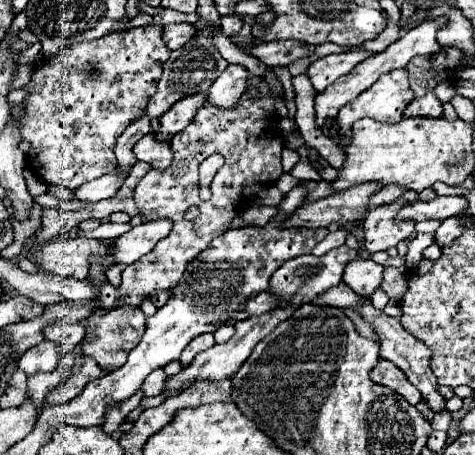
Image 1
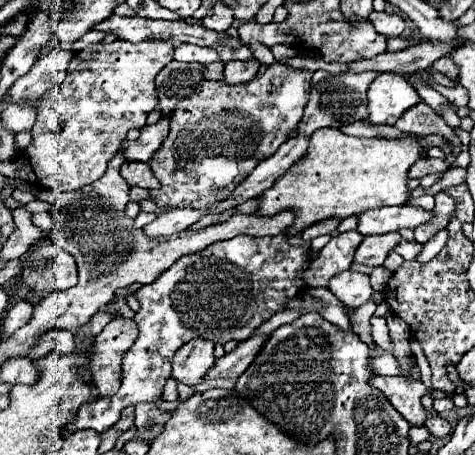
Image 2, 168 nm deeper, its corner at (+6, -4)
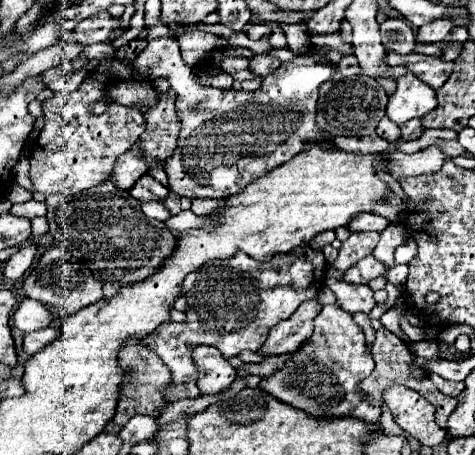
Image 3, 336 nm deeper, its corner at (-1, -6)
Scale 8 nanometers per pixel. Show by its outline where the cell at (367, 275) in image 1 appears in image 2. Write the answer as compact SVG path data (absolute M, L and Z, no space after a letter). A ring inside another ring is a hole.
M345 270L343 274L337 274L331 278L327 286L347 308L359 308L361 304L369 302L373 296L373 288L369 284L369 278L361 272Z

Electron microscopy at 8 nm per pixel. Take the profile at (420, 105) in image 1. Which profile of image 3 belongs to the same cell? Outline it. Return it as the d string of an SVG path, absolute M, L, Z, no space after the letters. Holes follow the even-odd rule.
M412 118L412 120L404 122L404 124L400 124L400 130L402 130L404 140L416 140L416 138L420 138L424 134L420 118Z

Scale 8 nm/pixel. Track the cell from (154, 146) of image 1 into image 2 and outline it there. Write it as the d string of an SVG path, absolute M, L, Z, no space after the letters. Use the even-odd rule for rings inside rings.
M125 162L121 166L121 176L125 178L129 186L139 186L139 188L149 188L149 190L159 188L159 180L153 176L147 162Z

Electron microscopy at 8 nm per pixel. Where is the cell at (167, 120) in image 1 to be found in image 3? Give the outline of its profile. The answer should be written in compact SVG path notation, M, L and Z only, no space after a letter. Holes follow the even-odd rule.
M132 148L128 152L124 152L114 166L114 172L110 176L110 180L116 182L118 188L122 190L130 190L134 186L134 182L144 176L148 172L148 164L144 160L144 156L140 156L140 148Z

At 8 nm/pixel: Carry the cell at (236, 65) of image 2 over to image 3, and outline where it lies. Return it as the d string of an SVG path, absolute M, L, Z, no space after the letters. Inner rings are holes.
M256 54L256 56L252 56L252 60L250 60L250 72L252 74L256 74L256 76L268 76L272 70L276 70L280 66L280 60L274 60L274 58L270 58L270 56L266 56L266 54Z

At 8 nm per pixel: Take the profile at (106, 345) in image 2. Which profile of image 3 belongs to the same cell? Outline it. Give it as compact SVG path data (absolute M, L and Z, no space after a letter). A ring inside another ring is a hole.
M130 338L122 344L122 348L118 352L118 364L120 364L120 370L124 376L124 384L120 386L120 398L118 398L114 422L118 426L124 426L134 414L158 416L162 406L166 404L162 400L162 388L170 382L170 372L162 364L162 360L154 352L150 352L146 346L142 346L138 340Z

